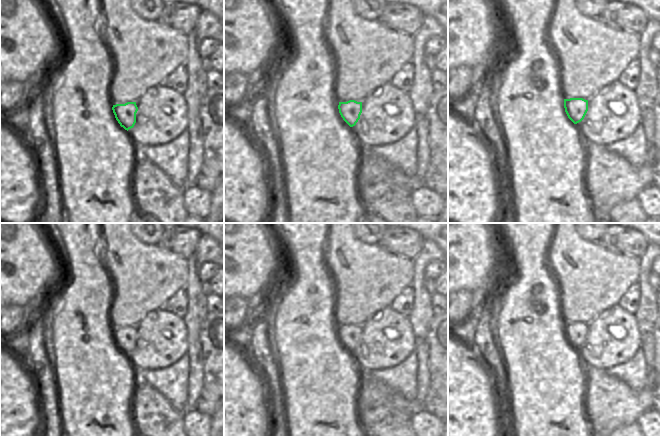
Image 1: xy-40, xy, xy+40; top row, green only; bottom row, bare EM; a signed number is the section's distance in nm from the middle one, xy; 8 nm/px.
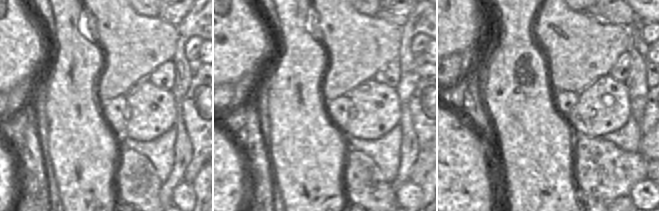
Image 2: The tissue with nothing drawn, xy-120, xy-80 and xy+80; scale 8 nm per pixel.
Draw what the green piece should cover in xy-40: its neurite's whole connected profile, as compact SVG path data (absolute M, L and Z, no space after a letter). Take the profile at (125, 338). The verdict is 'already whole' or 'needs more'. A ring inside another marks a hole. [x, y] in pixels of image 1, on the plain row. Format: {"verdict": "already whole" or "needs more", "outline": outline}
{"verdict": "already whole", "outline": "M136 326L116 328L113 329L112 334L121 351L127 355L134 351L136 347L136 337L138 335Z"}

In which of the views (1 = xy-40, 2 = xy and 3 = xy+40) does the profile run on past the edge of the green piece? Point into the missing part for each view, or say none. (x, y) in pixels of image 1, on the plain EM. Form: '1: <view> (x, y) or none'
1: none
2: none
3: none

